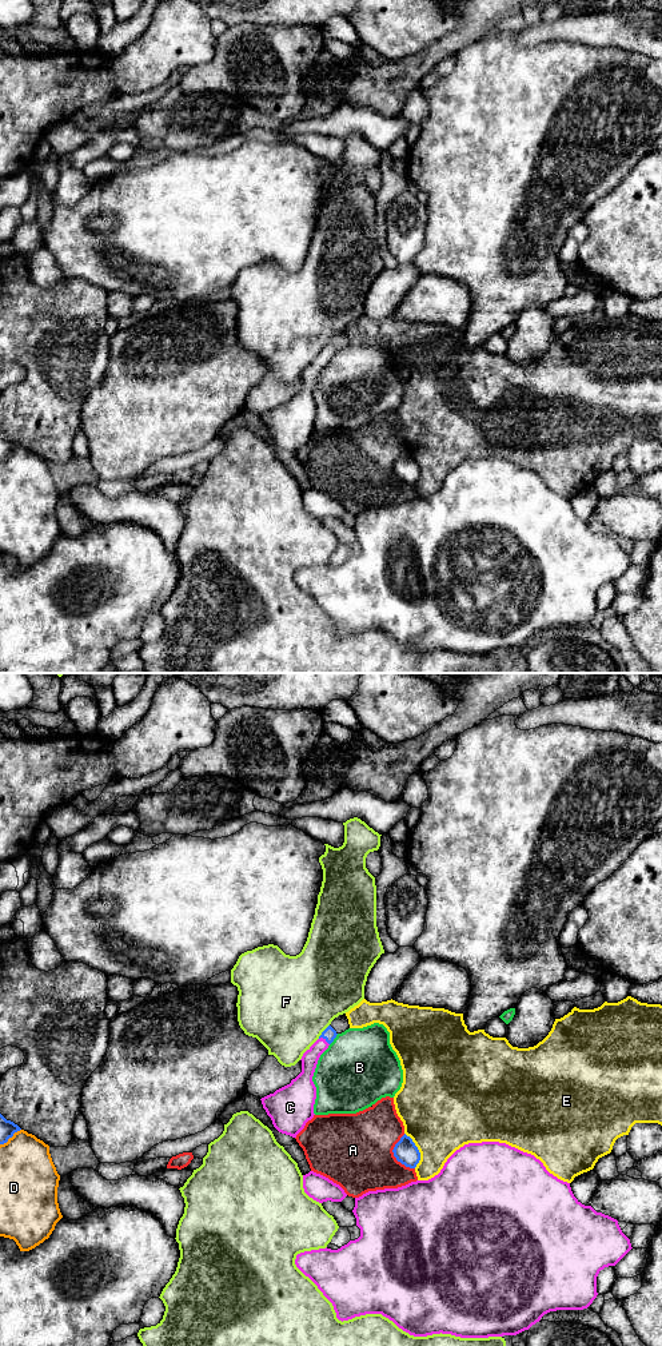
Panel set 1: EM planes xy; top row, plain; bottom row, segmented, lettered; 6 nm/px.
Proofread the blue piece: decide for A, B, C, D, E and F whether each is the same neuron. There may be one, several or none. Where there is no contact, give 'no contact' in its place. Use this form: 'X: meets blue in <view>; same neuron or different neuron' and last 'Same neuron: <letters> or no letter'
A: meets blue in xy; different neuron
B: meets blue in xy; different neuron
C: meets blue in xy; different neuron
D: meets blue in xy; different neuron
E: meets blue in xy; different neuron
F: meets blue in xy; different neuron
Same neuron: no letter

